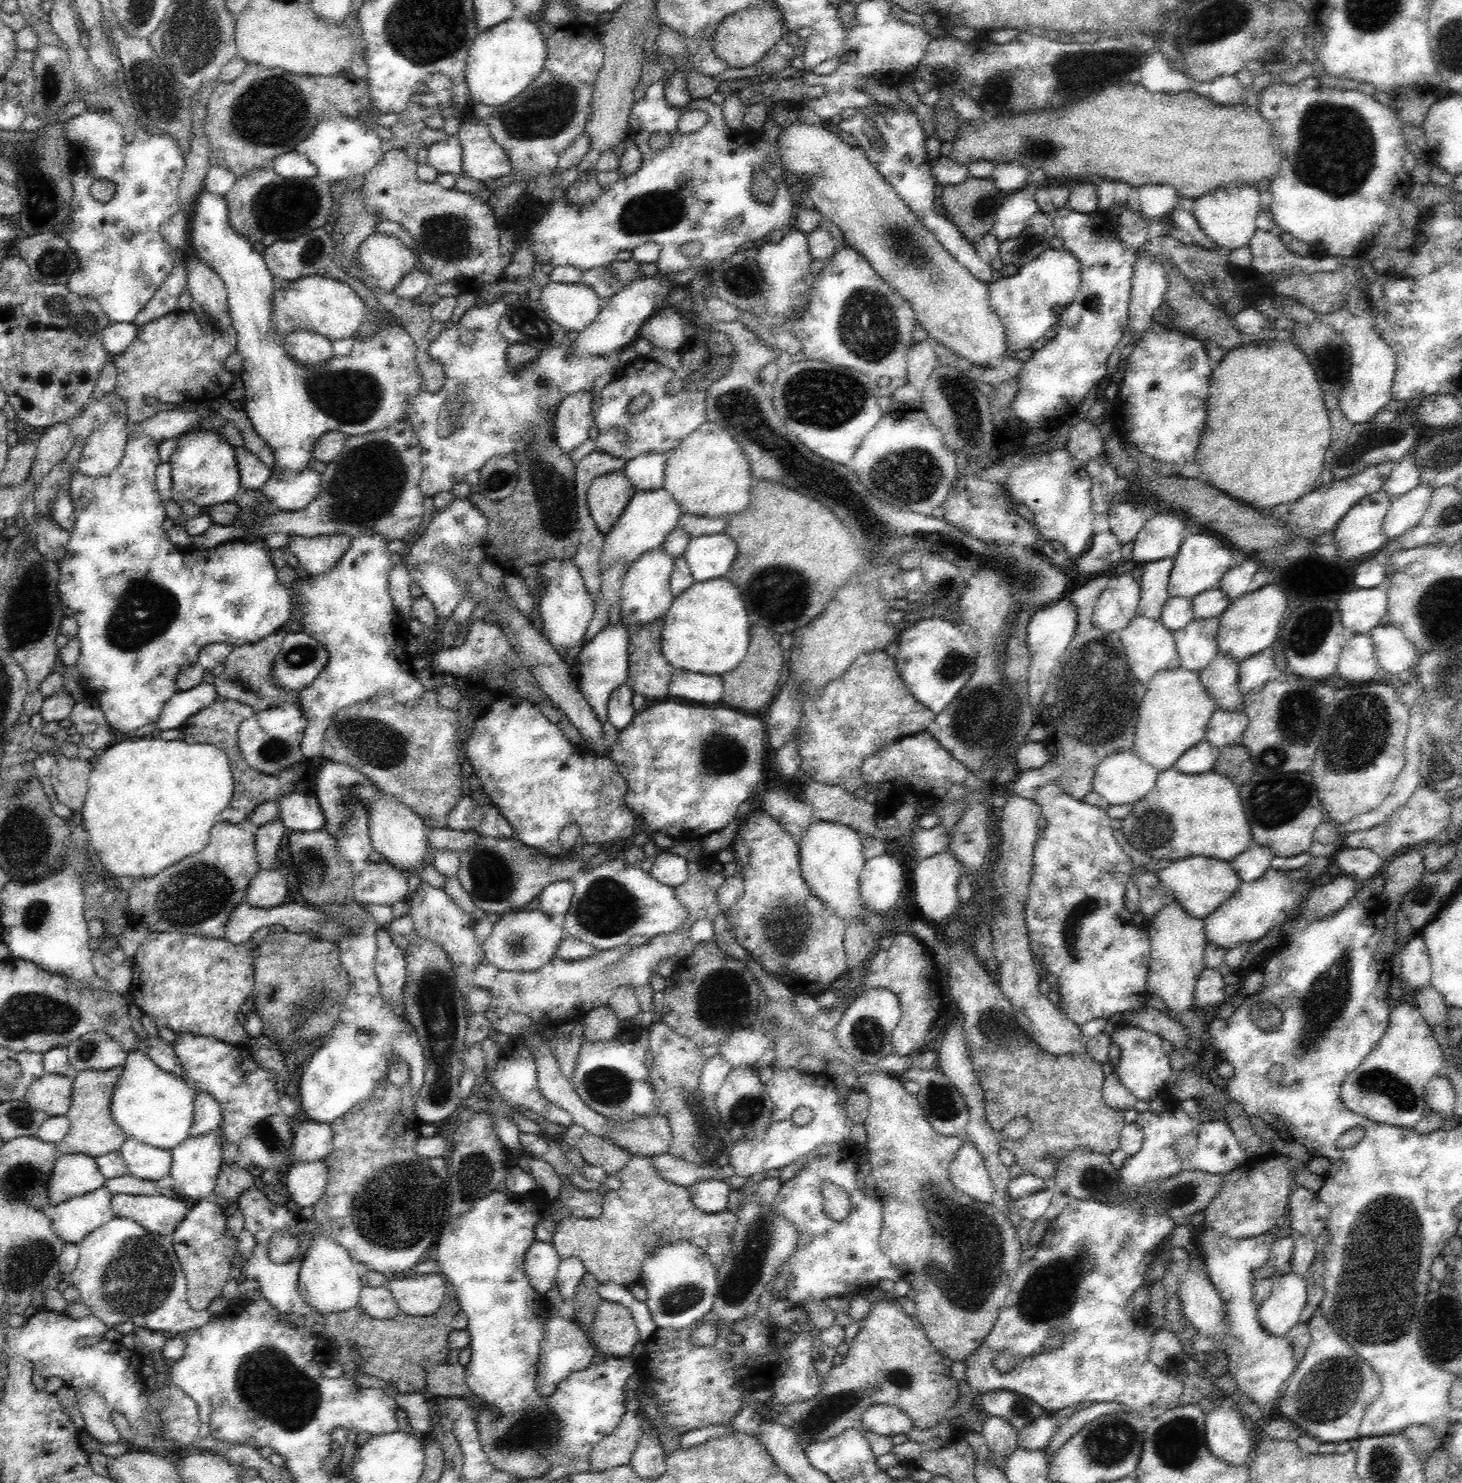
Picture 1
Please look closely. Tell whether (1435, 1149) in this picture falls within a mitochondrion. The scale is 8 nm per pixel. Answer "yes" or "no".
no

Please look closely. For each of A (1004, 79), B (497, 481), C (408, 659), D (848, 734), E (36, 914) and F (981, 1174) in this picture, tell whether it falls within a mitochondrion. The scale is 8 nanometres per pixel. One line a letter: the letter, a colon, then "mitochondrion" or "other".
A: mitochondrion
B: mitochondrion
C: other
D: mitochondrion
E: mitochondrion
F: other

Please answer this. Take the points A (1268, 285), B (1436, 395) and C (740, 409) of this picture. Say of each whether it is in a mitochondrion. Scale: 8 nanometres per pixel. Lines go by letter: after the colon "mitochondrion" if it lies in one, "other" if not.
A: other
B: other
C: mitochondrion

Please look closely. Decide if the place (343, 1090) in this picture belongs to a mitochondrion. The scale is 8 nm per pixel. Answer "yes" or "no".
no

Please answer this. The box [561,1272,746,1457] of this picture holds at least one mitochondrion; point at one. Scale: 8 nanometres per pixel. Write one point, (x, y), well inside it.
(683, 1297)

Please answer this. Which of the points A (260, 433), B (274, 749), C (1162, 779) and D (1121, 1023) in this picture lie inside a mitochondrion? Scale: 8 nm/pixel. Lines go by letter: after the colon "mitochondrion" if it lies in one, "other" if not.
A: other
B: mitochondrion
C: other
D: other

